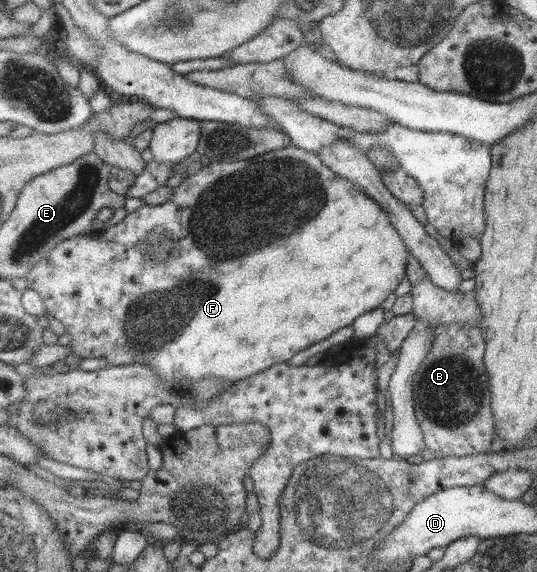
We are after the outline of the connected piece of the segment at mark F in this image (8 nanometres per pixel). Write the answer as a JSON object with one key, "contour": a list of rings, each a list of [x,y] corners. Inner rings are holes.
{"contour":[[[291,144],[282,149],[266,152],[260,157],[203,165],[200,172],[187,177],[174,188],[173,196],[169,201],[158,206],[145,204],[136,212],[128,213],[120,223],[109,225],[105,231],[69,238],[59,243],[51,253],[47,253],[45,258],[37,262],[26,280],[27,289],[39,293],[44,300],[46,310],[64,324],[66,332],[72,338],[69,348],[77,357],[104,358],[107,364],[117,366],[146,364],[152,366],[152,369],[155,369],[155,372],[165,380],[187,377],[196,381],[211,375],[219,377],[224,386],[231,386],[238,380],[268,369],[271,365],[287,362],[298,352],[328,339],[339,328],[353,324],[361,314],[381,307],[387,296],[391,296],[407,276],[409,255],[403,238],[389,222],[389,214],[371,196],[367,195],[358,184],[339,176],[332,168],[325,166],[317,153]]]}

